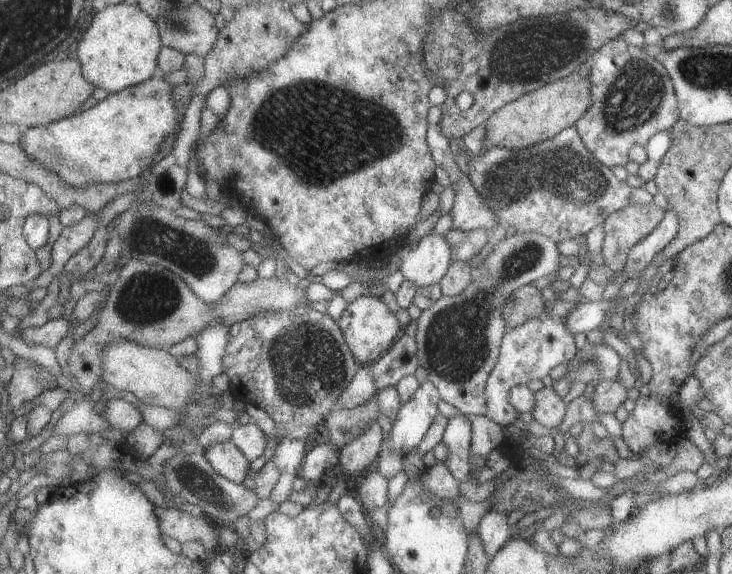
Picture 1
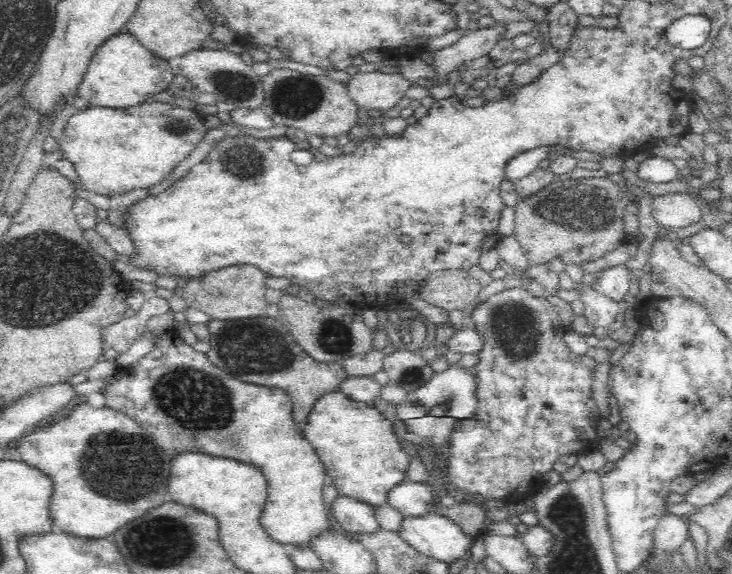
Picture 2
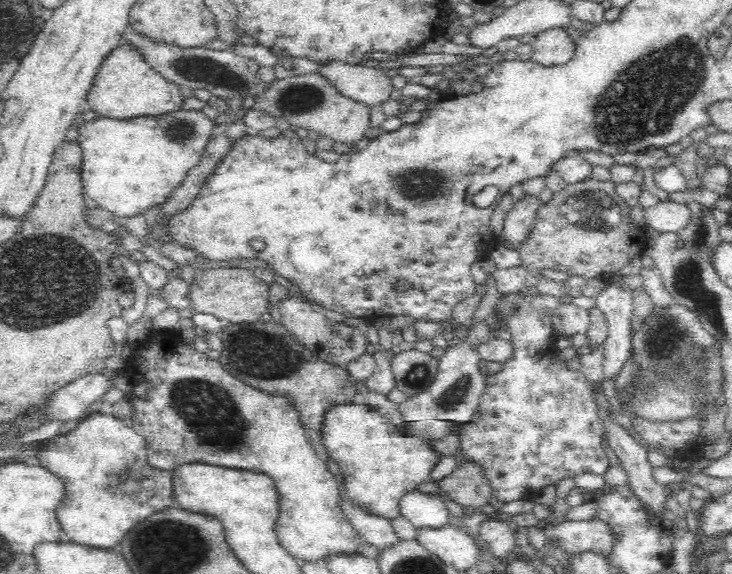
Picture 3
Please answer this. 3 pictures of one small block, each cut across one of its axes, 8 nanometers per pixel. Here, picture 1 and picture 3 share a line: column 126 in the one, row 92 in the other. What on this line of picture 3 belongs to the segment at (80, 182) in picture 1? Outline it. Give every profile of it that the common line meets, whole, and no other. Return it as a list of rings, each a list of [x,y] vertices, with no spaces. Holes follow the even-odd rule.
[[[122,43],[114,48],[98,68],[94,84],[86,96],[85,106],[94,110],[99,117],[118,120],[130,120],[149,116],[159,118],[164,114],[174,114],[184,110],[184,96],[180,94],[180,87],[158,76],[143,60],[141,56]]]

